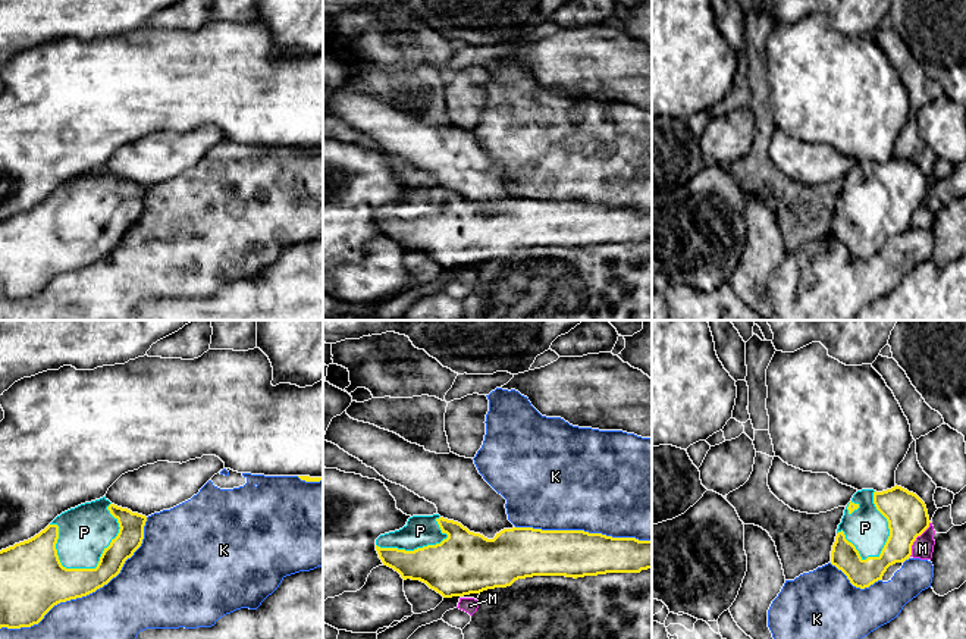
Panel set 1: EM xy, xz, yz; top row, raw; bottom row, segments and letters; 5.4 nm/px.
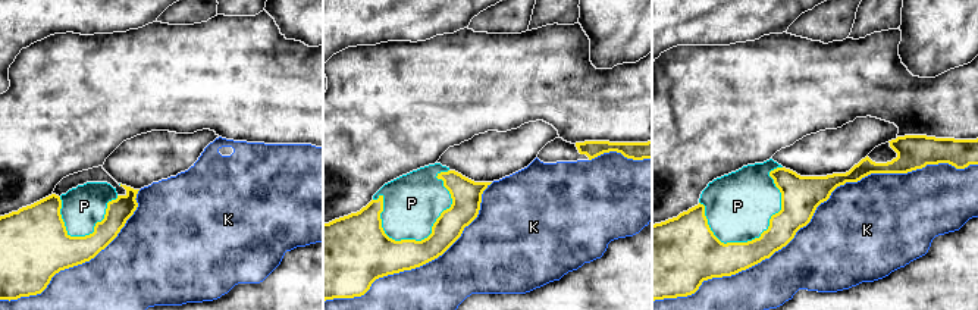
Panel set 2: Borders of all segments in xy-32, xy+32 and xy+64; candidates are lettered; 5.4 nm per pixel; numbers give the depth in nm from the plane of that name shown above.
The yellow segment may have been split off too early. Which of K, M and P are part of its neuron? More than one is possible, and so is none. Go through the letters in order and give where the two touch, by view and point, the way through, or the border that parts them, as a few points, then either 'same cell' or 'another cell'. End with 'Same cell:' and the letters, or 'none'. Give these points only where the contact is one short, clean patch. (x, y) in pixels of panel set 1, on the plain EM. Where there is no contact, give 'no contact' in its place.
K: contact xy (87, 265); another cell
M: contact yz (915, 210); another cell
P: contact xy (103, 222); same cell
Same cell: P

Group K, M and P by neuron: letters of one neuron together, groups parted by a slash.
K / M / P

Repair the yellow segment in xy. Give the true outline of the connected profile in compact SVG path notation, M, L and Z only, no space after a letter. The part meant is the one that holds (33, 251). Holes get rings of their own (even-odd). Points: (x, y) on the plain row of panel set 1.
M106 167L57 187L34 209L0 222L0 300L38 295L57 275L87 267L116 248L144 210L147 188L112 175Z

